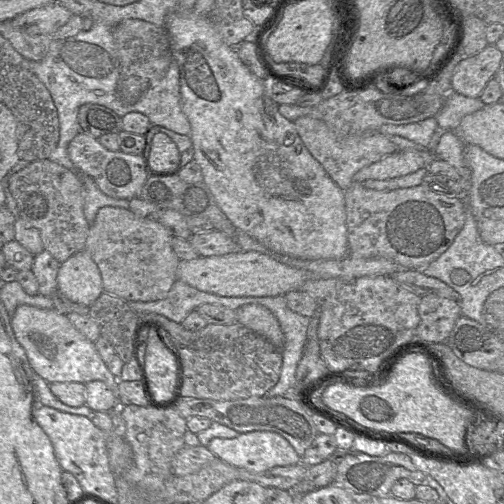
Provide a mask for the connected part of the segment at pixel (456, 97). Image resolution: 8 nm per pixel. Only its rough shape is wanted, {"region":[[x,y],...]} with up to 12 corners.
{"region":[[452,91],[436,116],[455,131],[466,115],[484,106],[480,98]]}

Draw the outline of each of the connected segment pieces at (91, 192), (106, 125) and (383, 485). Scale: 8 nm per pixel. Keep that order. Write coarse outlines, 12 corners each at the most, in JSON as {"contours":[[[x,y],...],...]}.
{"contours":[[[80,169],[75,174],[84,189],[84,216],[90,225],[104,206],[129,208],[129,200],[104,194]],[[93,103],[79,107],[78,122],[94,138],[123,130],[121,117]],[[336,450],[332,484],[352,495],[386,497],[398,479],[442,486],[405,453]]]}

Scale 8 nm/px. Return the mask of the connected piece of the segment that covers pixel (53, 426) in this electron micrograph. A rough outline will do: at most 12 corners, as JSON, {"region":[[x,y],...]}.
{"region":[[38,405],[34,419],[84,493],[117,502],[106,434]]}

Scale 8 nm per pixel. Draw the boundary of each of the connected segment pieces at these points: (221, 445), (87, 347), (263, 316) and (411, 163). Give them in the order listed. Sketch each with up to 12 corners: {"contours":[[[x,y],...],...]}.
{"contours":[[[273,431],[213,438],[223,462],[254,473],[301,462]],[[20,305],[11,326],[48,383],[119,378],[65,314]],[[260,304],[236,310],[237,322],[281,352],[284,335],[275,315]],[[412,151],[391,154],[359,170],[353,182],[389,180],[424,168]]]}

